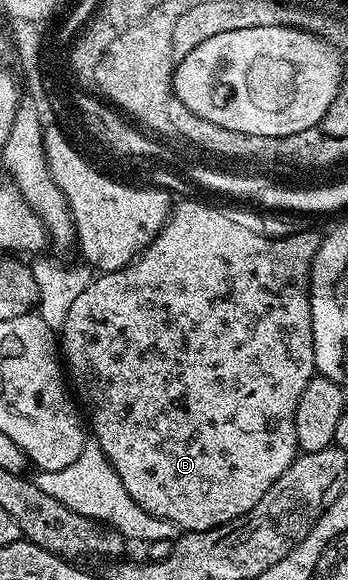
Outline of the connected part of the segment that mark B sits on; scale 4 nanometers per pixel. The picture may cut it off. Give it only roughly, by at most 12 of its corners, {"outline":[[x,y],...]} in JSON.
{"outline":[[177,202],[62,359],[181,532],[298,454],[321,232]]}

